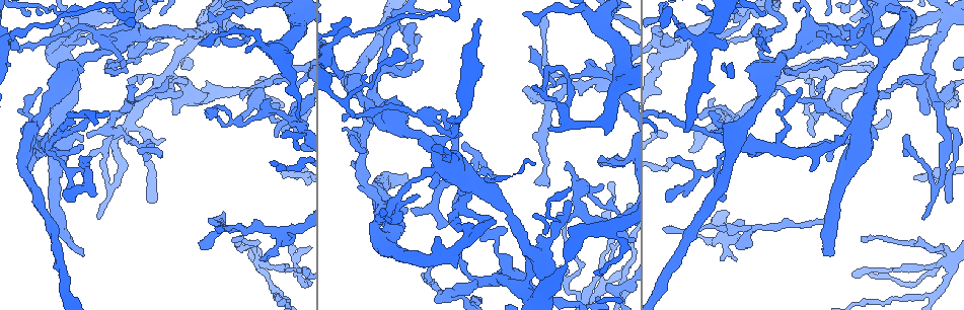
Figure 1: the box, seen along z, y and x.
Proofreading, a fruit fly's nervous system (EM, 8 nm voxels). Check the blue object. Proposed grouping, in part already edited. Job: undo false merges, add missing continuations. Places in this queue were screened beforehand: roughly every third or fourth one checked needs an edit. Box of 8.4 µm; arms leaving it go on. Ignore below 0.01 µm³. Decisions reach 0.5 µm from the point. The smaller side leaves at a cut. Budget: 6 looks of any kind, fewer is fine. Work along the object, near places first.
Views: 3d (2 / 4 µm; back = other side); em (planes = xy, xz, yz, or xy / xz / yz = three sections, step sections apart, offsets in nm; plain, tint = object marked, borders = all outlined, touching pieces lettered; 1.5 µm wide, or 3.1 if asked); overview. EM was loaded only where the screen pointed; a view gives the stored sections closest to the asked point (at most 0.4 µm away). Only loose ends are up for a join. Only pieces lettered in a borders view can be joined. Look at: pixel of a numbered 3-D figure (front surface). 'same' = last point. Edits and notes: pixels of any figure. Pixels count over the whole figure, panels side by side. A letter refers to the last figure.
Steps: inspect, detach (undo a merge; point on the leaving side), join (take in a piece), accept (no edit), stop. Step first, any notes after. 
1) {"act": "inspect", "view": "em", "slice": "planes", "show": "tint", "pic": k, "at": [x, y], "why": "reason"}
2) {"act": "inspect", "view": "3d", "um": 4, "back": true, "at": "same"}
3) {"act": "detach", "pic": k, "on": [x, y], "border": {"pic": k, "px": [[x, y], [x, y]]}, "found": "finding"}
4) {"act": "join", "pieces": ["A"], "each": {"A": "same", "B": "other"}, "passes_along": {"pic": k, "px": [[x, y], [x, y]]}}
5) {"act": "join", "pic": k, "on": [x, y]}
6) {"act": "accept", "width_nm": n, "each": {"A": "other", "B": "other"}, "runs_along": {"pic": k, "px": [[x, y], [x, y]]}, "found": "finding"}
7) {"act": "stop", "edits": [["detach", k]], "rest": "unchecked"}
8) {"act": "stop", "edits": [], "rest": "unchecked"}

{"act": "inspect", "view": "3d", "um": 2, "pic": 1, "at": [406, 179]}

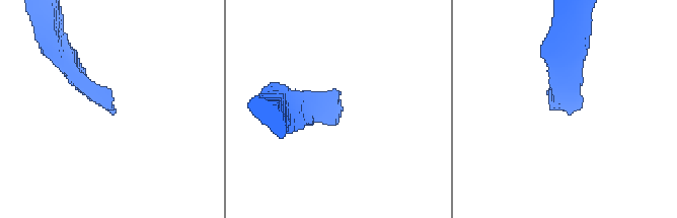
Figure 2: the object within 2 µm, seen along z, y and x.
{"act": "inspect", "view": "em", "slice": "planes", "show": "plain", "pic": 2, "at": [114, 115], "why": "now the EM"}

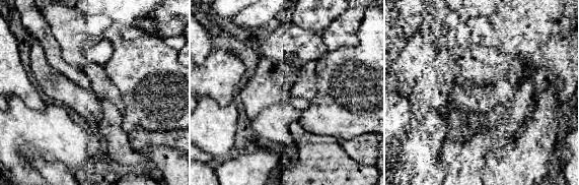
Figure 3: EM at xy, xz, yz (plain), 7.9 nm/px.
{"act": "inspect", "view": "em", "slice": "planes", "show": "borders", "at": "same"}

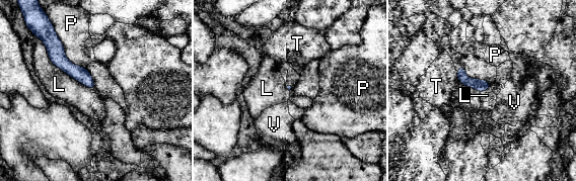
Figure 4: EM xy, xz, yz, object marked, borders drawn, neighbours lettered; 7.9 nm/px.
{"act": "accept", "longest_contact_nm": ["L", 550], "each": {"L": "other", "P": "other", "T": "other", "V": "other"}, "found": "none of them fits"}

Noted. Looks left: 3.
{"act": "inspect", "view": "3d", "um": 2, "pic": 1, "at": [431, 210], "why": "thin neck"}

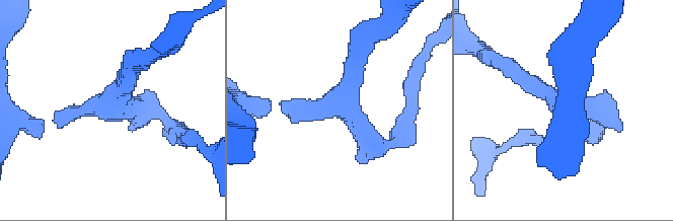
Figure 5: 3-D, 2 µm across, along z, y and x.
{"act": "inspect", "view": "em", "slice": "planes", "show": "tint", "pic": 5, "at": [111, 105], "why": "shape alone is not enough"}

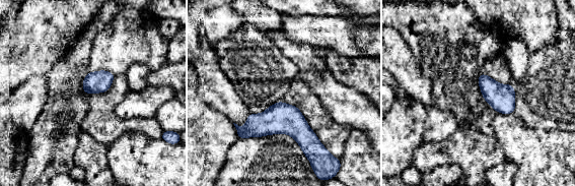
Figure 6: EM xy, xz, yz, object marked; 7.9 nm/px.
{"act": "inspect", "view": "em", "slice": "planes", "show": "borders", "at": "same"}

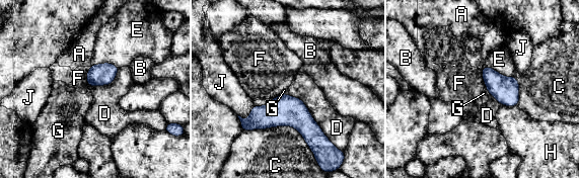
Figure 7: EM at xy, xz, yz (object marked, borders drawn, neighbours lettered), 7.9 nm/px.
{"act": "accept", "each": {"A": "other", "B": "other", "C": "other", "D": "other", "E": "other", "F": "other", "G": "other", "H": "other", "J": "other"}, "runs_along": {"pic": 7, "px": [[243, 121], [294, 117], [327, 156]]}, "found": "continuous, no second neuron"}

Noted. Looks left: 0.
{"act": "stop", "edits": [], "rest": "unchecked"}

